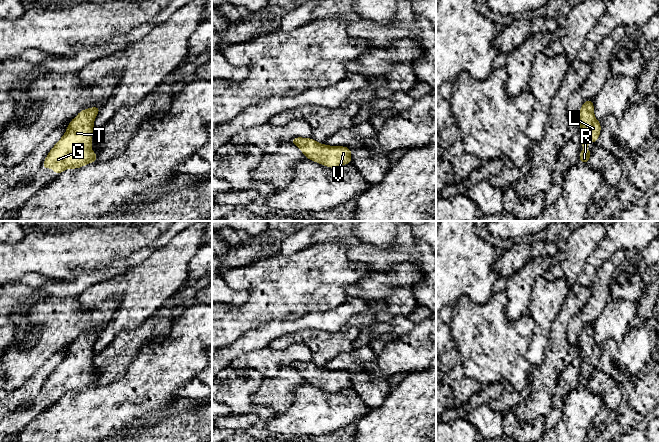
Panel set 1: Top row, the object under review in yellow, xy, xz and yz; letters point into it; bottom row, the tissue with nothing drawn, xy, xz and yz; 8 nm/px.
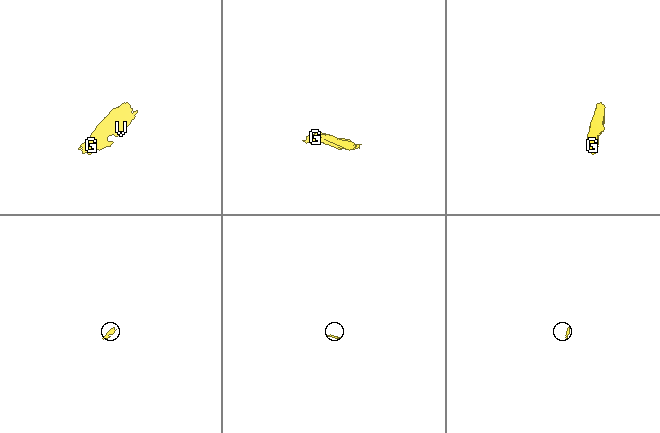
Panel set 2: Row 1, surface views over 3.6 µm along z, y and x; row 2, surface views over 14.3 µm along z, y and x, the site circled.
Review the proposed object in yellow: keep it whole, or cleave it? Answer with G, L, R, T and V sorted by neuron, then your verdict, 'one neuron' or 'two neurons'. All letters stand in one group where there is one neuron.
groups G L R T V; one neuron

